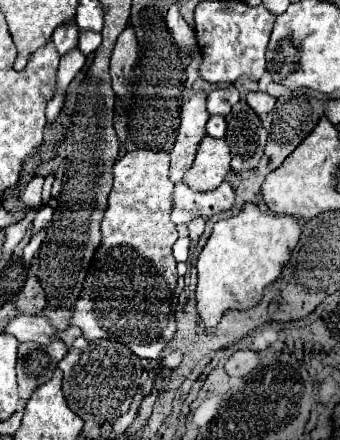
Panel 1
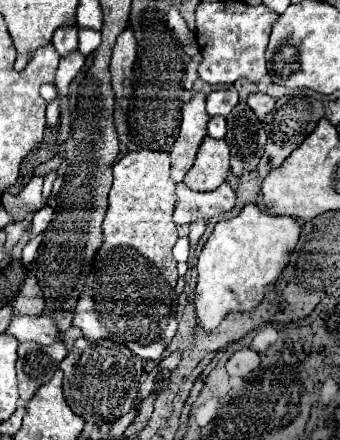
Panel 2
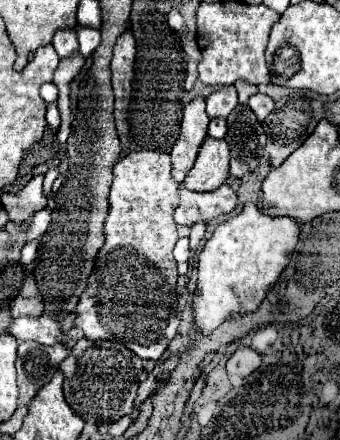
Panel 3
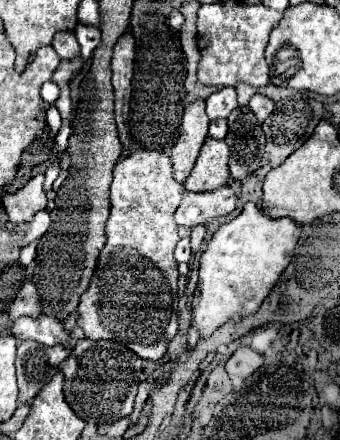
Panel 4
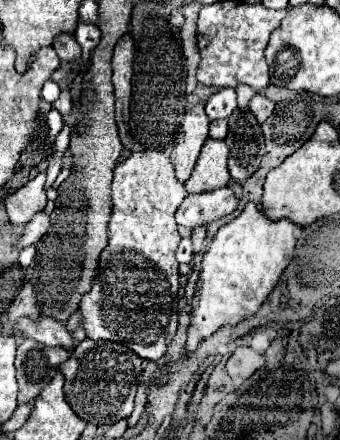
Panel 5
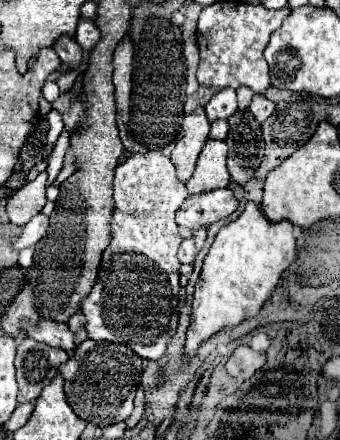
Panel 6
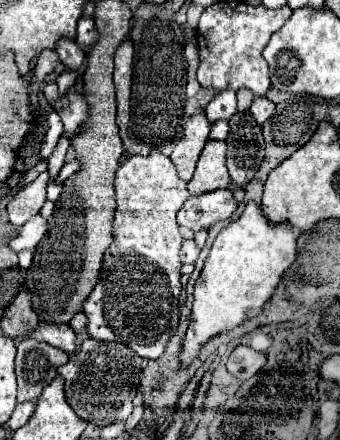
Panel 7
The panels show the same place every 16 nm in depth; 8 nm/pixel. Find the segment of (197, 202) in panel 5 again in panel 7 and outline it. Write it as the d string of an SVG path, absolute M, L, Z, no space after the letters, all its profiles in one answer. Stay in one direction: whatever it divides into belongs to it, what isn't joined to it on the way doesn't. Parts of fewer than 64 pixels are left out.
M216 190L204 196L192 196L178 212L178 224L194 232L208 230L220 220L226 220L236 210L236 202L230 190Z

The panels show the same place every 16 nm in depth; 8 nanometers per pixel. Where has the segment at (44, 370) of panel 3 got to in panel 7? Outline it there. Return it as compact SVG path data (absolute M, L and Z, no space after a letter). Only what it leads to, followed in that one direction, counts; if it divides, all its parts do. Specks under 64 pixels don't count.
M34 338L18 342L16 354L16 380L18 380L18 402L36 400L42 390L56 378L56 368L66 364L70 356L60 348Z

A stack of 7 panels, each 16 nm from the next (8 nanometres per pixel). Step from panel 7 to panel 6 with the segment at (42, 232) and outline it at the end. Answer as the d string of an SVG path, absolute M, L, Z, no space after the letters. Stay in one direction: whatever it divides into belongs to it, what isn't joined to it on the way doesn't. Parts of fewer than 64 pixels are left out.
M41 212L31 218L29 222L24 224L22 228L22 238L12 242L14 250L24 250L24 248L32 248L42 236L45 236L49 226L49 218Z

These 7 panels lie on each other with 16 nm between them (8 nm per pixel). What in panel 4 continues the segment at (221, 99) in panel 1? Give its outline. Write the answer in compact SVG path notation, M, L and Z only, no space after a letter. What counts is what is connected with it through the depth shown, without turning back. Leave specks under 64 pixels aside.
M230 86L214 92L214 94L206 100L206 114L208 114L210 120L228 118L234 108L236 108L236 90L230 88Z

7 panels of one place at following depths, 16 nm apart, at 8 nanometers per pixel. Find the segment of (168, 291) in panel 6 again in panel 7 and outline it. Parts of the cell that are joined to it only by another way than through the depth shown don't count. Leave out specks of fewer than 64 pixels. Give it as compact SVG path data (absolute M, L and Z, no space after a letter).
M150 152L148 156L130 156L116 172L116 216L114 216L114 242L104 256L104 268L100 280L88 300L84 302L84 314L88 316L90 338L104 342L128 344L138 356L156 360L162 356L166 342L176 334L178 328L178 296L180 284L180 246L184 236L176 222L176 212L190 198L186 182L178 178L178 172L170 158L160 152Z

